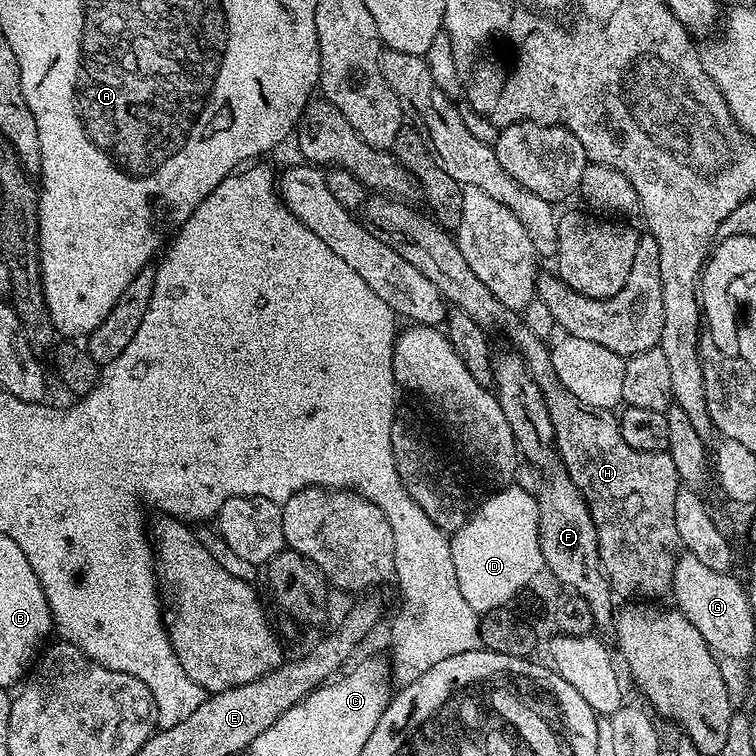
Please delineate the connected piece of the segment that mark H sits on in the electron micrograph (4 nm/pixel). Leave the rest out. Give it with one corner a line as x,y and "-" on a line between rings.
372,194
364,201
362,223
366,230
370,230
370,234
374,234
374,238
386,242
386,246
390,246
394,254
402,254
402,258
406,258
410,266
422,270
422,274
426,274
426,278
430,278
430,282
438,286
438,290
452,308
460,308
466,314
470,314
470,318
474,318
474,322
478,322
478,326
485,332
489,334
501,332
512,343
509,345
519,352
534,382
538,382
542,390
546,410
550,410
550,422
554,422
556,451
560,453
560,462
570,474
574,486
578,486
590,510
590,518
594,518
594,530
598,534
598,554
604,573
608,576
608,583
612,585
613,593
617,597
628,596
624,598
635,598
640,602
656,602
660,600
659,596
667,597
672,590
674,566
678,559
676,548
681,547
678,526
674,526
674,500
680,493
682,481
678,470
674,470
674,462
670,454
634,450
634,446
629,446
626,438
622,438
620,417
613,409
590,406
574,398
570,390
563,388
560,379
554,374
549,345
534,334
530,334
521,313
502,306
502,302
498,302
498,298
490,294
490,289
480,281
478,274
470,270
470,262
462,258
462,250
458,250
455,239
441,228
431,215
421,212
415,212
403,199
393,198
387,194

